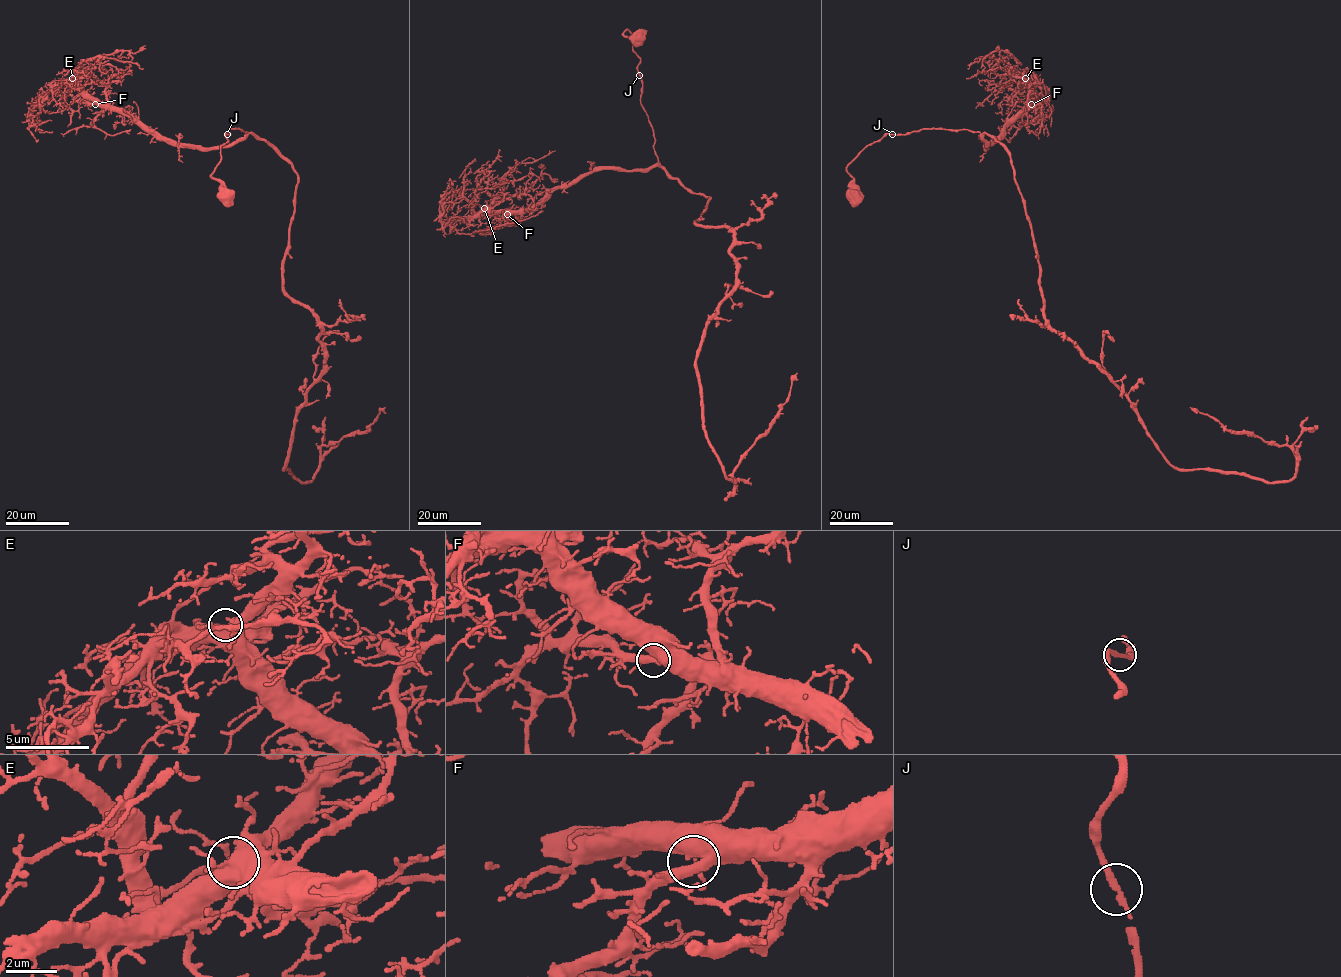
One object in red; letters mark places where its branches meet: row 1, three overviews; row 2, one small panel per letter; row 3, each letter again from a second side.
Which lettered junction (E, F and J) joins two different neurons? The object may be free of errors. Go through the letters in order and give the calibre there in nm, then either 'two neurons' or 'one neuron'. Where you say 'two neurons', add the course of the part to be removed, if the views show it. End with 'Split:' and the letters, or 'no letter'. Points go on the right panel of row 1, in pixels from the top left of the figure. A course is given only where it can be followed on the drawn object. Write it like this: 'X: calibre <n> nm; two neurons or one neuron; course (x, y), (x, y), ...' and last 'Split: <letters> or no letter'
E: calibre 1050 nm; one neuron
F: calibre 480 nm; one neuron
J: calibre 320 nm; one neuron
Split: no letter

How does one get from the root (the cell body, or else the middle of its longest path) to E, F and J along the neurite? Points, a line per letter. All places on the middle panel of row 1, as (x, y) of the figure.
E: (637, 38), (623, 33), (631, 34), (640, 59), (640, 102), (659, 163), (594, 169), (530, 206), (484, 208)
F: (637, 38), (623, 33), (631, 34), (640, 59), (640, 102), (659, 163), (635, 170), (594, 169), (507, 214)
J: (637, 38), (626, 37), (623, 33), (627, 30), (633, 37), (632, 49), (640, 59), (639, 75)

